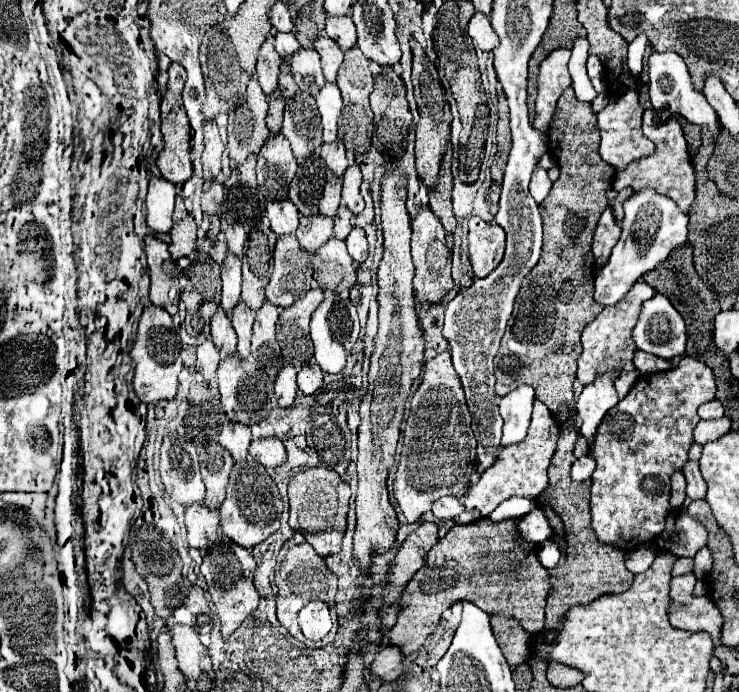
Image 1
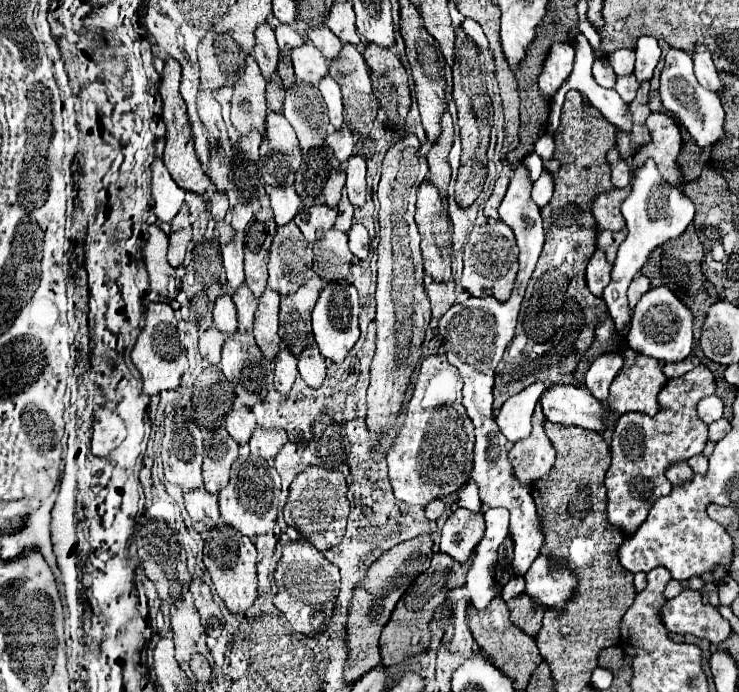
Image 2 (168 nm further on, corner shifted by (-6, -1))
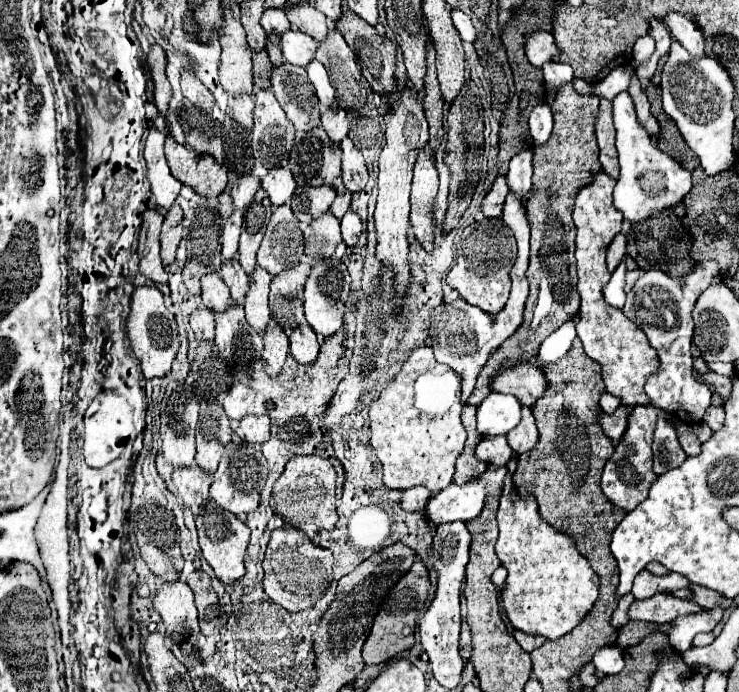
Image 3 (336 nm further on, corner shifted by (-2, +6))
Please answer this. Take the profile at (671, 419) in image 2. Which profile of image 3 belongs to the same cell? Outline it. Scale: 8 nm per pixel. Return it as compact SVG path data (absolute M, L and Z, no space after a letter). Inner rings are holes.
M645 405L645 407L635 407L629 415L629 429L625 431L625 437L619 441L619 445L615 447L615 453L611 455L611 459L605 465L603 471L603 481L601 481L601 489L607 495L607 499L625 509L631 511L635 509L645 497L647 491L651 487L651 483L655 481L655 473L653 473L653 455L651 455L651 437L655 431L655 423L657 419L671 419L669 413L665 413L663 409L653 409L653 405Z

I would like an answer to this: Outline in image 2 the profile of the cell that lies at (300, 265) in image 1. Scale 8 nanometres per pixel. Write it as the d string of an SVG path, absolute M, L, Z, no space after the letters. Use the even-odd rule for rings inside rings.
M295 222L277 228L269 256L267 288L291 296L313 278L313 250Z

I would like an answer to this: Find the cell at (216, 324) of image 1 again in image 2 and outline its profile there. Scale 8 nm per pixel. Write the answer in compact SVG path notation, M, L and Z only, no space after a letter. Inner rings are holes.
M221 296L215 302L215 310L213 310L213 324L225 334L231 336L233 332L237 332L237 312L235 312L235 304L231 300L231 296Z

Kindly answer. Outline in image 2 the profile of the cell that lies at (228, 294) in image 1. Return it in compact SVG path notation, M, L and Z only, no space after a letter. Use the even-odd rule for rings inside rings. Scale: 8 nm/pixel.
M235 234L235 238L223 246L223 266L227 272L227 294L235 294L237 288L245 282L243 276L243 238L241 234Z

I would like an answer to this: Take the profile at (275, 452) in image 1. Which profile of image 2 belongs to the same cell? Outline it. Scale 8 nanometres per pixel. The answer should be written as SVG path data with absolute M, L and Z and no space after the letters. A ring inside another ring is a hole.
M255 430L251 440L249 440L249 448L253 454L265 458L265 460L273 460L279 450L285 446L287 442L287 434L283 430L275 430L271 434L271 430Z

